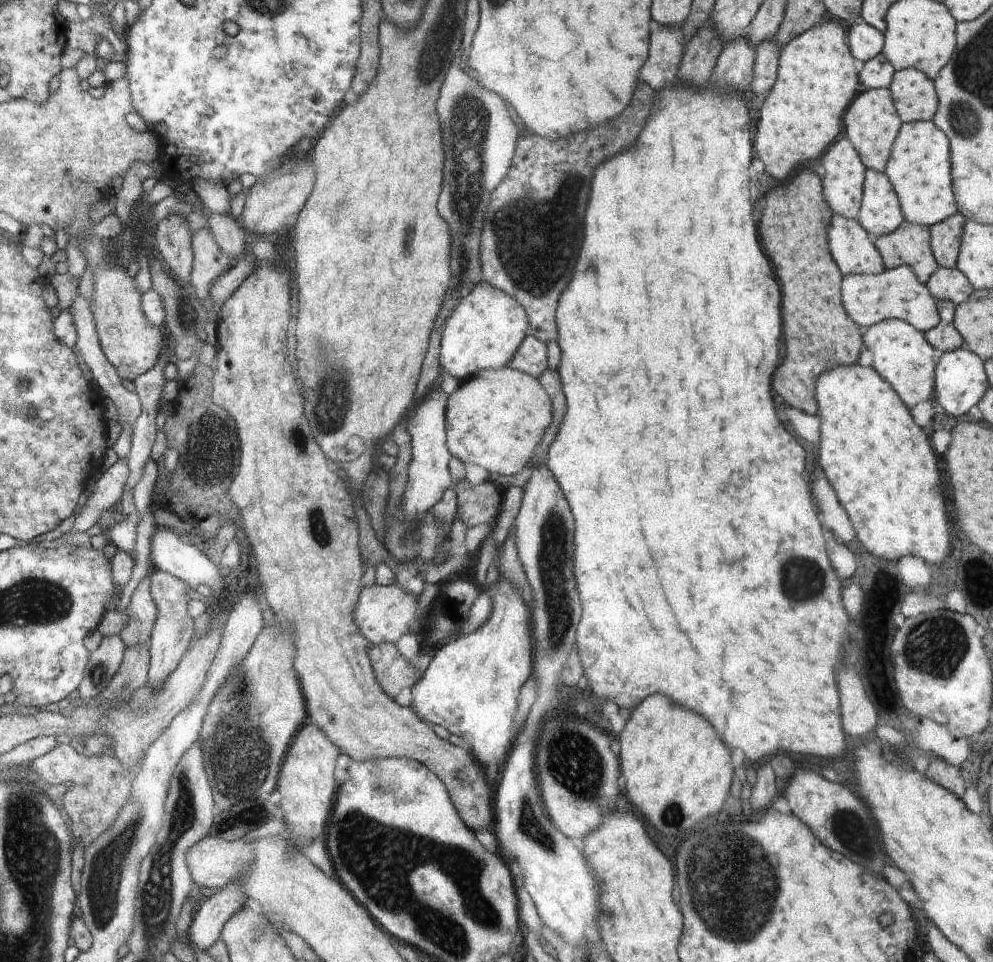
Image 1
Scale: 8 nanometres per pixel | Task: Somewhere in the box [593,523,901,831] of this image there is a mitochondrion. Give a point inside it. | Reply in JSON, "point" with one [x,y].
{"point":[808,574]}

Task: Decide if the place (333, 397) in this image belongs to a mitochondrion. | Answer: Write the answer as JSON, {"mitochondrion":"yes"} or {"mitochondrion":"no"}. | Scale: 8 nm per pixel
{"mitochondrion":"yes"}

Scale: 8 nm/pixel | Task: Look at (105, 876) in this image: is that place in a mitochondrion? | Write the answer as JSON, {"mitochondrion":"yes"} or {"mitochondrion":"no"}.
{"mitochondrion":"yes"}

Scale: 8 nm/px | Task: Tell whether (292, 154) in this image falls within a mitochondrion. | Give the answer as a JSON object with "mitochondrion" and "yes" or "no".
{"mitochondrion":"no"}

